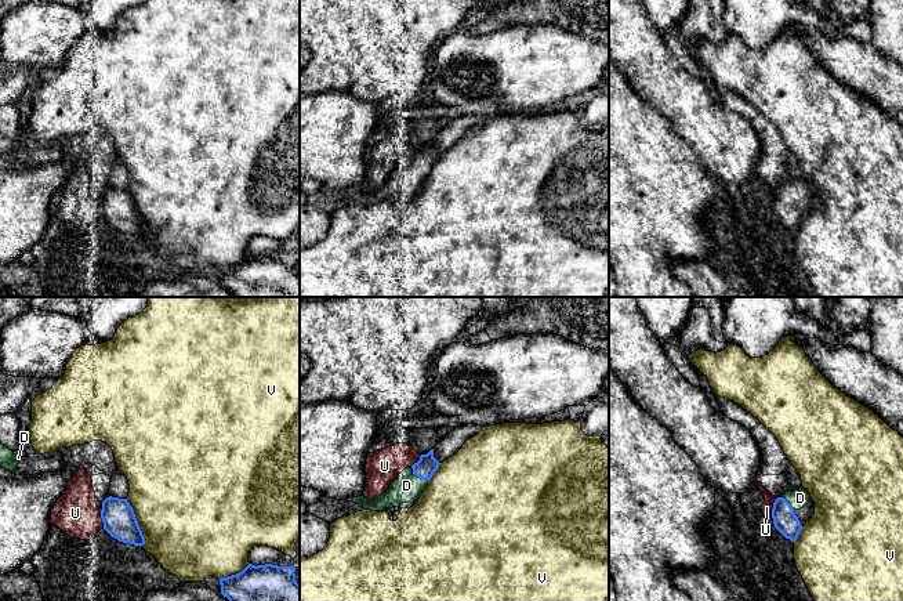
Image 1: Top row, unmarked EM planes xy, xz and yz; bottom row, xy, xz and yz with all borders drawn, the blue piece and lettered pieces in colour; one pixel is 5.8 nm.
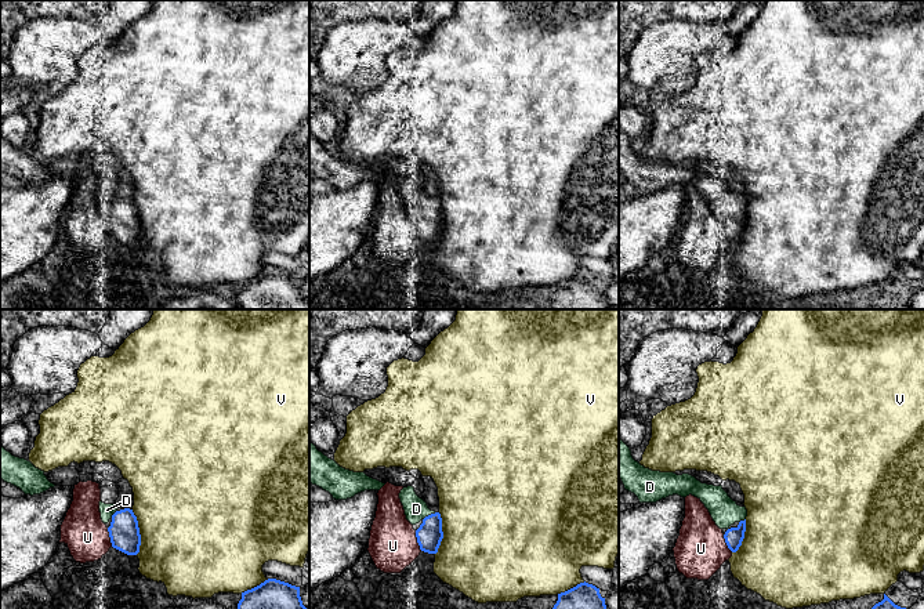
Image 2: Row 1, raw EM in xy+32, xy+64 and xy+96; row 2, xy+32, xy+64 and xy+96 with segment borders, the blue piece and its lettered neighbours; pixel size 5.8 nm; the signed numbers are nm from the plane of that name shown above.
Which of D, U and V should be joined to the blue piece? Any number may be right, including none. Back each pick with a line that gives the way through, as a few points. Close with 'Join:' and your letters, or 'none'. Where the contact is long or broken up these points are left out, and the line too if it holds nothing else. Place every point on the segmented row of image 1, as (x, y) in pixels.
Join: D

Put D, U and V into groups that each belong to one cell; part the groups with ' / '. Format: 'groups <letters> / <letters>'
groups D / U / V

